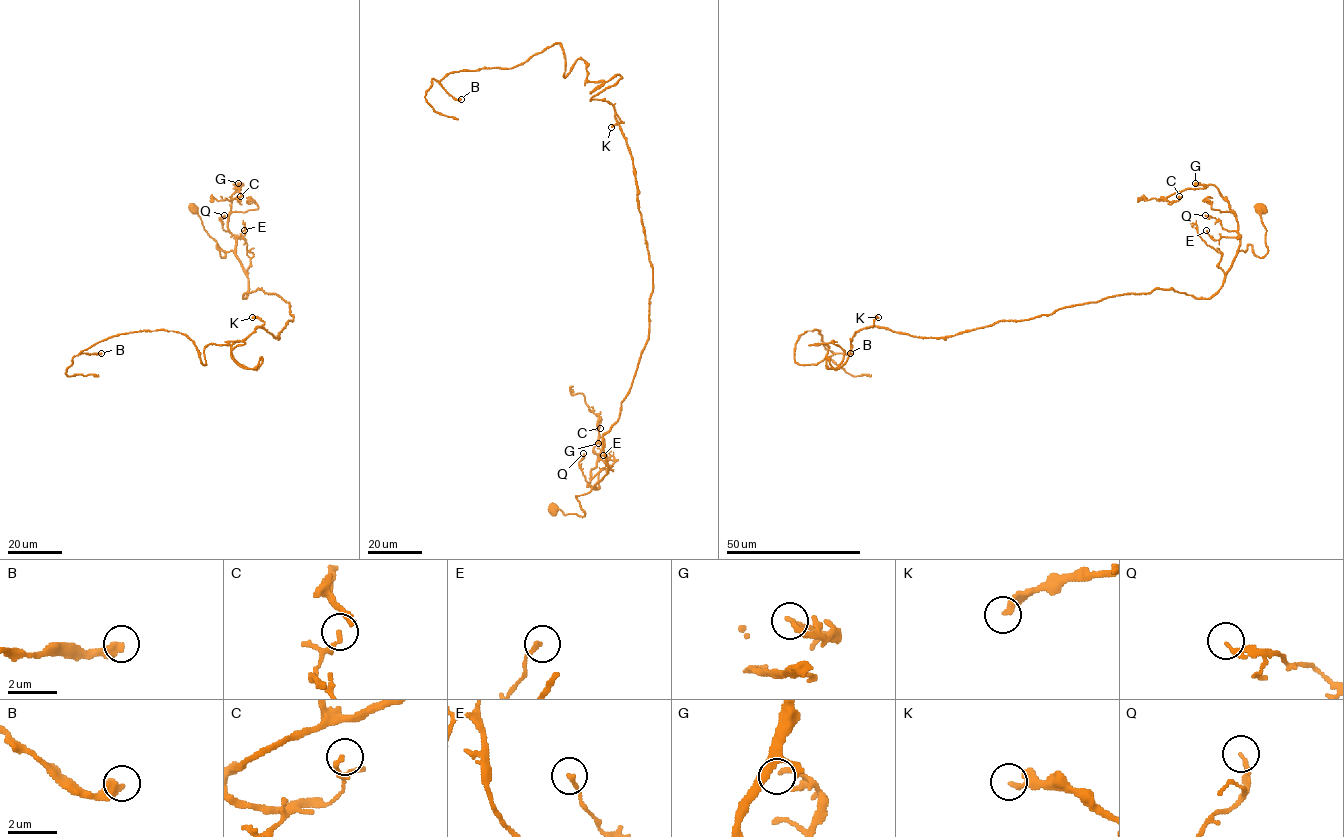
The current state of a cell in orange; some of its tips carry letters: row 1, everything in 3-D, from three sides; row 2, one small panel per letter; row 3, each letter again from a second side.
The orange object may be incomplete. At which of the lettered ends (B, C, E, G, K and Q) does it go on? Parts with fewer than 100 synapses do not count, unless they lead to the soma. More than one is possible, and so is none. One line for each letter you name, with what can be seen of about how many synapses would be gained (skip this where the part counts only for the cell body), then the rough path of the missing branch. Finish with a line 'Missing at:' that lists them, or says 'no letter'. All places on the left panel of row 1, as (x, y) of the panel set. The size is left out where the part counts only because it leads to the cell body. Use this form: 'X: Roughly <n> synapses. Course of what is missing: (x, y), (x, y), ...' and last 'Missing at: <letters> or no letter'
K: Roughly 120 synapses. Course of what is missing: (252, 317), (222, 315), (208, 277), (231, 223), (226, 209), (201, 197), (217, 115), (177, 107), (177, 95)
Missing at: K

